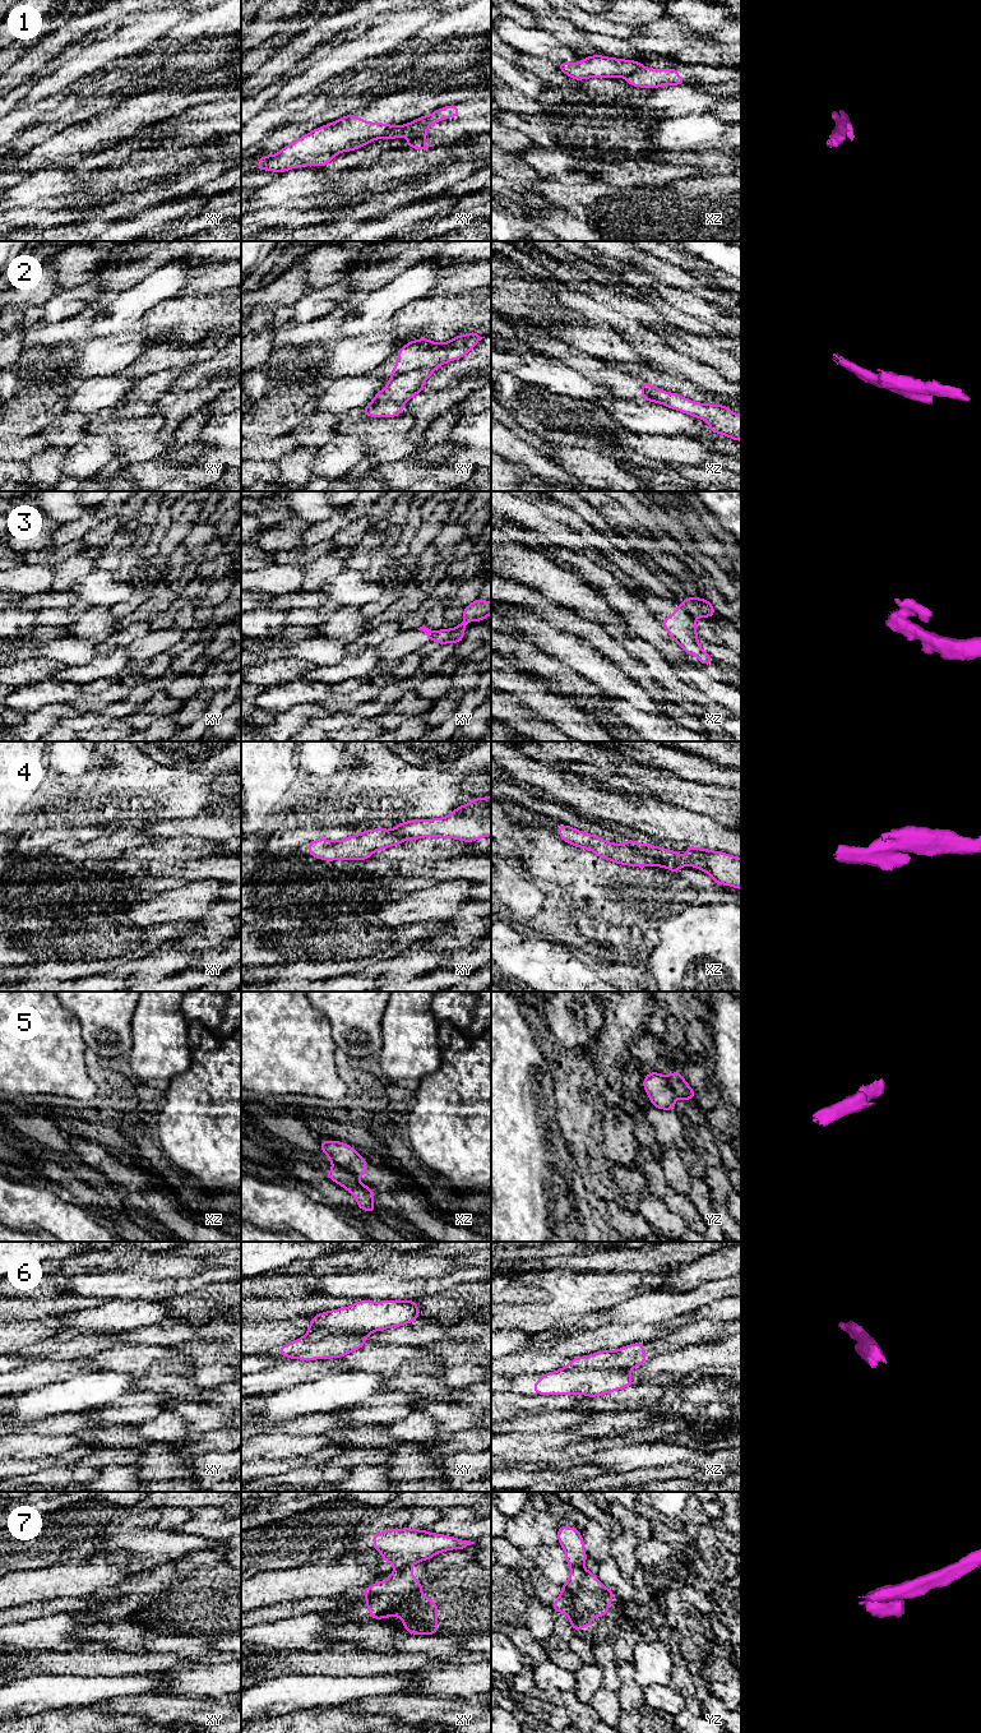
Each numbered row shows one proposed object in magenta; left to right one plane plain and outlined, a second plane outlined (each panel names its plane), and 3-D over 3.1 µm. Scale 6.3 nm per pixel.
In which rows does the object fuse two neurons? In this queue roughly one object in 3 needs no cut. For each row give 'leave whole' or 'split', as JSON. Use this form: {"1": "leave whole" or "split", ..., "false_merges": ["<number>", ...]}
{"1": "split", "2": "split", "3": "split", "4": "split", "5": "split", "6": "split", "7": "split", "false_merges": ["1", "2", "3", "4", "5", "6", "7"]}

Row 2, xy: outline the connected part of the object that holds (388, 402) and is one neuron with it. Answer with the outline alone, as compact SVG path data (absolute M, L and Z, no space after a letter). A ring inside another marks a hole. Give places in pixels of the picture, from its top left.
M418 369L389 379L372 401L362 408L369 417L394 417L402 415L403 405L417 393L424 392L424 383L432 375L434 369Z

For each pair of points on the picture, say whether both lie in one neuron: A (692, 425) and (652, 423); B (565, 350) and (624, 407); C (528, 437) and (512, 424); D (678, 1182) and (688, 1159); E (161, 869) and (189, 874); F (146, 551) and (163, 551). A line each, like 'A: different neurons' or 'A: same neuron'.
A: same neuron
B: different neurons
C: same neuron
D: different neurons
E: same neuron
F: different neurons

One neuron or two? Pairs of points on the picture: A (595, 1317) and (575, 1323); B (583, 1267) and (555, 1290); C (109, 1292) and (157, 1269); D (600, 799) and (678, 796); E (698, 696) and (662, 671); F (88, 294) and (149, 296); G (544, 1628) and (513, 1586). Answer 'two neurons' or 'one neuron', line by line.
A: one neuron
B: two neurons
C: two neurons
D: two neurons
E: one neuron
F: two neurons
G: one neuron

